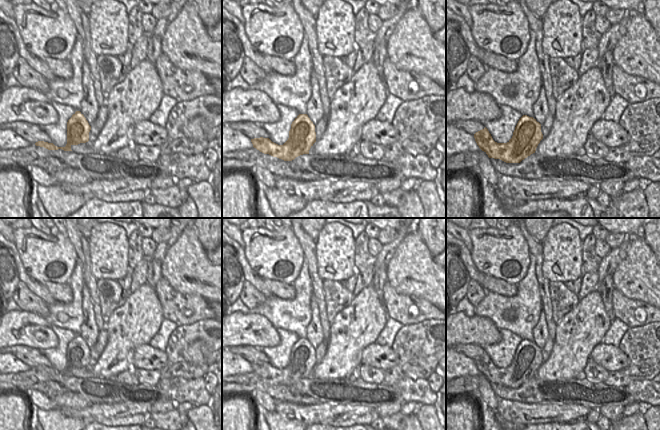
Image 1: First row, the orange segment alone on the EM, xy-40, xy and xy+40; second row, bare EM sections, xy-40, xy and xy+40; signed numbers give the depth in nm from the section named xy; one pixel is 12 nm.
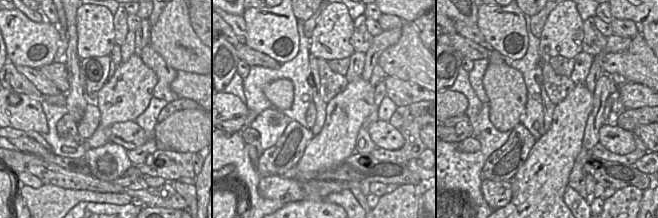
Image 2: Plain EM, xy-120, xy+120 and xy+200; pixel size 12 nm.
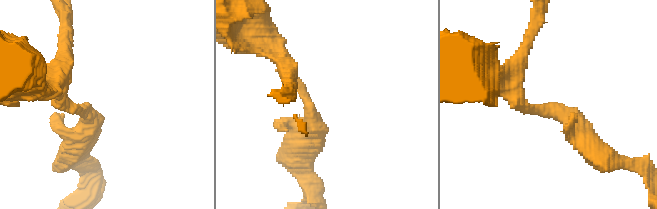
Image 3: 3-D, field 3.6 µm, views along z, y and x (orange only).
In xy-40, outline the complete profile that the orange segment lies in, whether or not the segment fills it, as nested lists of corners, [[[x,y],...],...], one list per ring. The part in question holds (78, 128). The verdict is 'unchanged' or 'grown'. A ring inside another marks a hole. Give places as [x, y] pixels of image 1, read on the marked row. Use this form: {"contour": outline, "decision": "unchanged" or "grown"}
{"contour": [[[76,111],[67,122],[67,144],[65,147],[57,147],[53,143],[38,141],[36,146],[44,147],[48,150],[62,149],[64,151],[72,151],[72,145],[86,143],[89,141],[89,132],[91,126],[80,111]]], "decision": "unchanged"}

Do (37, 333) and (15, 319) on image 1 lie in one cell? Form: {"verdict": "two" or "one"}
{"verdict": "one"}

